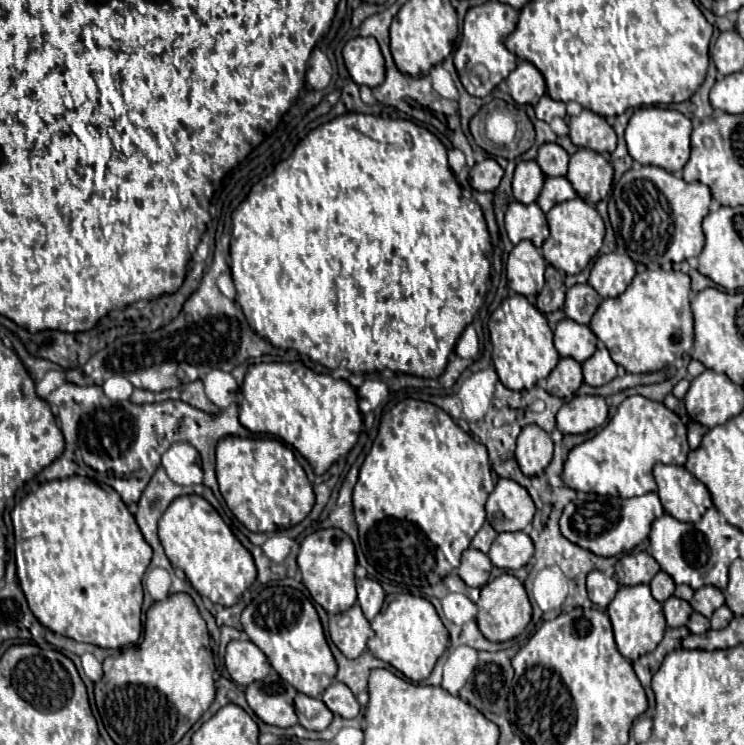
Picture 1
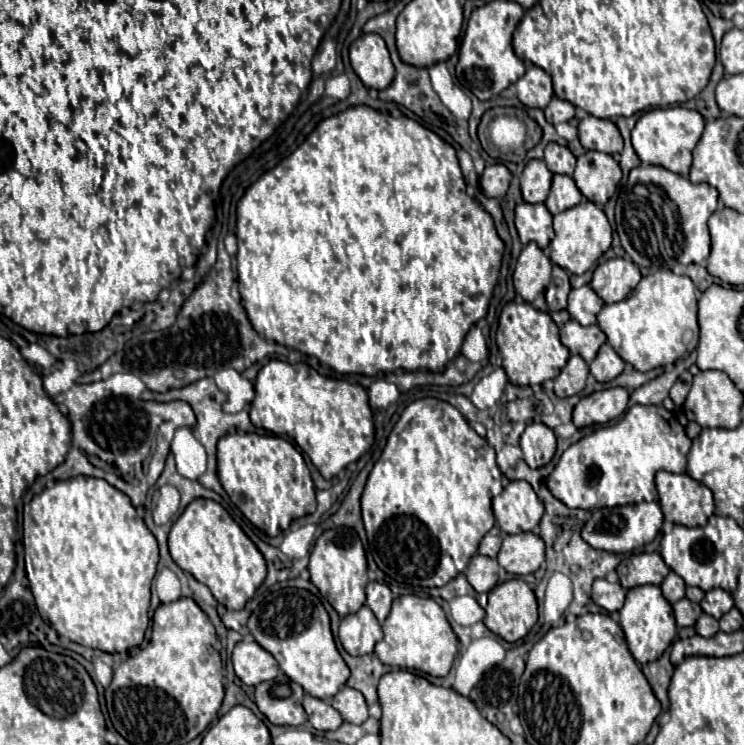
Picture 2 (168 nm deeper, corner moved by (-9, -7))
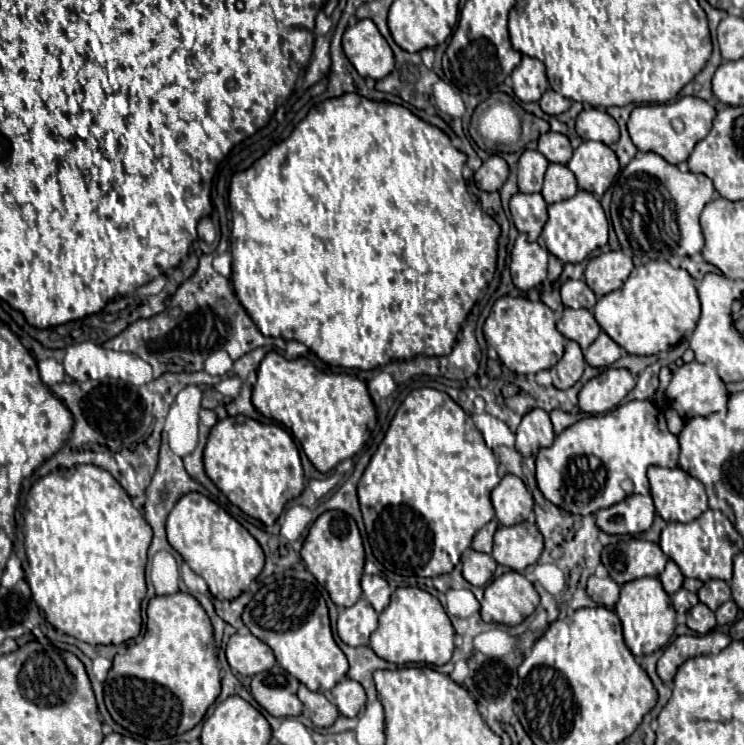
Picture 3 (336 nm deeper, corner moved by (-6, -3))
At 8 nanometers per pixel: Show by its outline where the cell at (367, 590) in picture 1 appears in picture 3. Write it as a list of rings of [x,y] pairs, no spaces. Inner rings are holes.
[[[365,574],[361,580],[363,586],[363,598],[371,602],[371,606],[381,612],[387,604],[389,604],[389,596],[391,596],[391,588],[387,584],[385,578],[381,576],[369,576]]]

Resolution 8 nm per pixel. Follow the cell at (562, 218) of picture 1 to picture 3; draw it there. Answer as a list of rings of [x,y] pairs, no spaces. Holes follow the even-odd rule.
[[[579,190],[573,198],[567,198],[549,206],[549,218],[539,236],[539,242],[561,262],[577,264],[577,262],[583,262],[593,250],[607,244],[607,228],[609,228],[609,222],[599,200],[591,192]]]

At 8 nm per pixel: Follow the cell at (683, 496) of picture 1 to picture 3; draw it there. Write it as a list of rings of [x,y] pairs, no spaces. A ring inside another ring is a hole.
[[[651,466],[647,476],[655,510],[665,522],[691,522],[707,510],[703,484],[681,468]]]

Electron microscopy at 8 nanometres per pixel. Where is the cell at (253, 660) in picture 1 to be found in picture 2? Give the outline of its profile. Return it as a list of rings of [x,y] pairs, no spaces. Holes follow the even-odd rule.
[[[242,640],[234,646],[232,664],[234,664],[236,676],[248,686],[256,686],[260,682],[274,680],[280,672],[278,664],[270,652],[266,652],[260,644],[246,642],[246,640]]]

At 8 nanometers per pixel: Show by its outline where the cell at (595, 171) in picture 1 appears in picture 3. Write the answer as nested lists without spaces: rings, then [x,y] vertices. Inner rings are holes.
[[[583,142],[569,160],[569,170],[575,174],[579,188],[603,196],[619,172],[619,160],[615,152],[601,142]]]

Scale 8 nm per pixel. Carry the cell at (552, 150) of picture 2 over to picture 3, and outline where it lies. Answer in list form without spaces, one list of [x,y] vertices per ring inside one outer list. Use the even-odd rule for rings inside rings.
[[[545,132],[539,138],[539,148],[537,148],[549,162],[559,162],[559,164],[567,164],[573,156],[573,148],[571,142],[565,134],[559,132]]]

